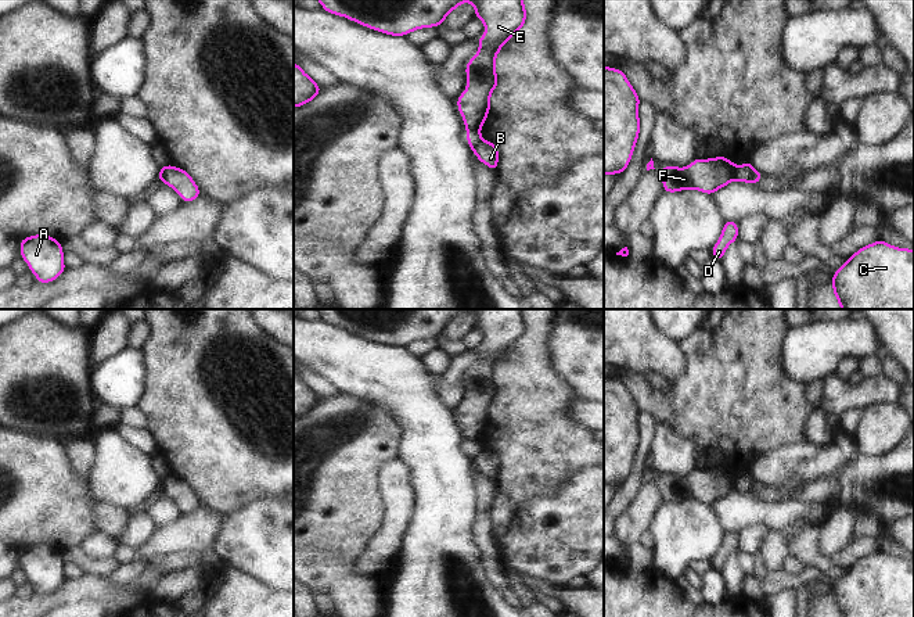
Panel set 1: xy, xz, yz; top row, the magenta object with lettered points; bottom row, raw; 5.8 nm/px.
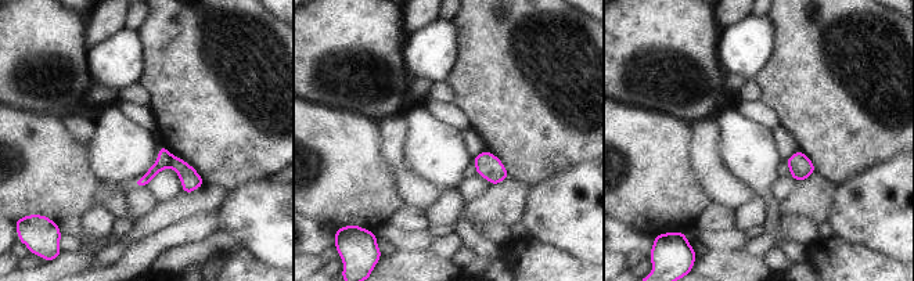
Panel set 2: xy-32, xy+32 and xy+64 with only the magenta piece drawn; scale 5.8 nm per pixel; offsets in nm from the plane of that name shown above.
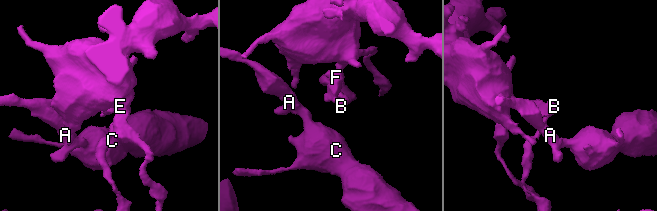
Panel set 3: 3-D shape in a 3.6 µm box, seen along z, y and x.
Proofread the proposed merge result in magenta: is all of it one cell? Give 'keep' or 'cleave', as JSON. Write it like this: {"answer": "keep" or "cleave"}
{"answer": "cleave"}

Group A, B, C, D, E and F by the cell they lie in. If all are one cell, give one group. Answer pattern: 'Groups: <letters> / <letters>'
Groups: A C E F / B D

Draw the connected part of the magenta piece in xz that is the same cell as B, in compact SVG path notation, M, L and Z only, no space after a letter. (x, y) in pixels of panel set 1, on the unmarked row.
M483 451L472 462L474 462L474 466L483 476L489 477L493 481L497 481L497 478L499 478L499 458L494 453Z

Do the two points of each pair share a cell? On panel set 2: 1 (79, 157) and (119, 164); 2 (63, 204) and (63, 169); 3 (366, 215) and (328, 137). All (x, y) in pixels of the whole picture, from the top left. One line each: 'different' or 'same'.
1: different
2: same
3: same

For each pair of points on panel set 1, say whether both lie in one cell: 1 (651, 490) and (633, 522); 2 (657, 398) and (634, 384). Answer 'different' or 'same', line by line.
1: same
2: same

